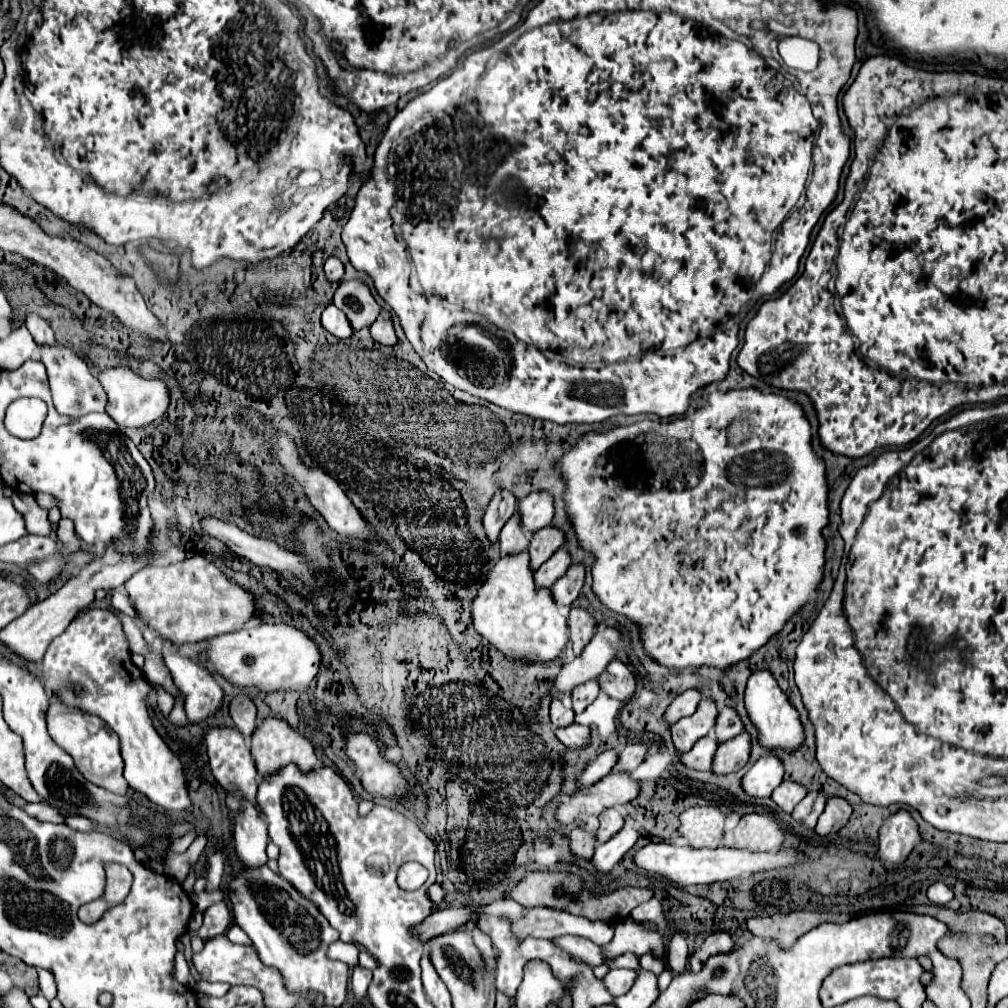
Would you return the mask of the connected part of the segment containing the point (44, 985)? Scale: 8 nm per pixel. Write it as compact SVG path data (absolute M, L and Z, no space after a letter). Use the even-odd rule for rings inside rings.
M38 970L38 986L40 986L40 994L46 1000L52 1000L56 996L56 984L54 984L54 976L50 976L50 972Z

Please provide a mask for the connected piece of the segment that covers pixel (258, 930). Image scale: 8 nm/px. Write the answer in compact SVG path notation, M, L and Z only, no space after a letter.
M268 866L256 868L254 872L238 872L230 882L228 898L232 902L232 912L236 924L250 936L258 954L270 954L270 960L278 960L278 968L286 968L286 990L294 996L306 992L318 992L324 996L324 1006L342 1006L348 992L348 966L344 962L334 962L326 956L328 944L338 940L338 932L320 914L314 902L306 900L288 880L274 874Z

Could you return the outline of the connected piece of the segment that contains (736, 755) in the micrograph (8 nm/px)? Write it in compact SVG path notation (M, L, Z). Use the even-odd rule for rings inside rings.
M742 732L734 740L728 740L726 744L720 744L714 760L712 760L712 772L714 774L730 774L738 772L750 756L750 734Z

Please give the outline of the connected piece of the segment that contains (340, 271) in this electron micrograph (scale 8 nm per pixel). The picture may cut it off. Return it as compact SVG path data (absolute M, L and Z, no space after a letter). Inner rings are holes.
M330 256L324 264L324 274L326 274L326 280L330 282L340 282L342 276L344 276L344 266L342 262L336 258L336 256Z

